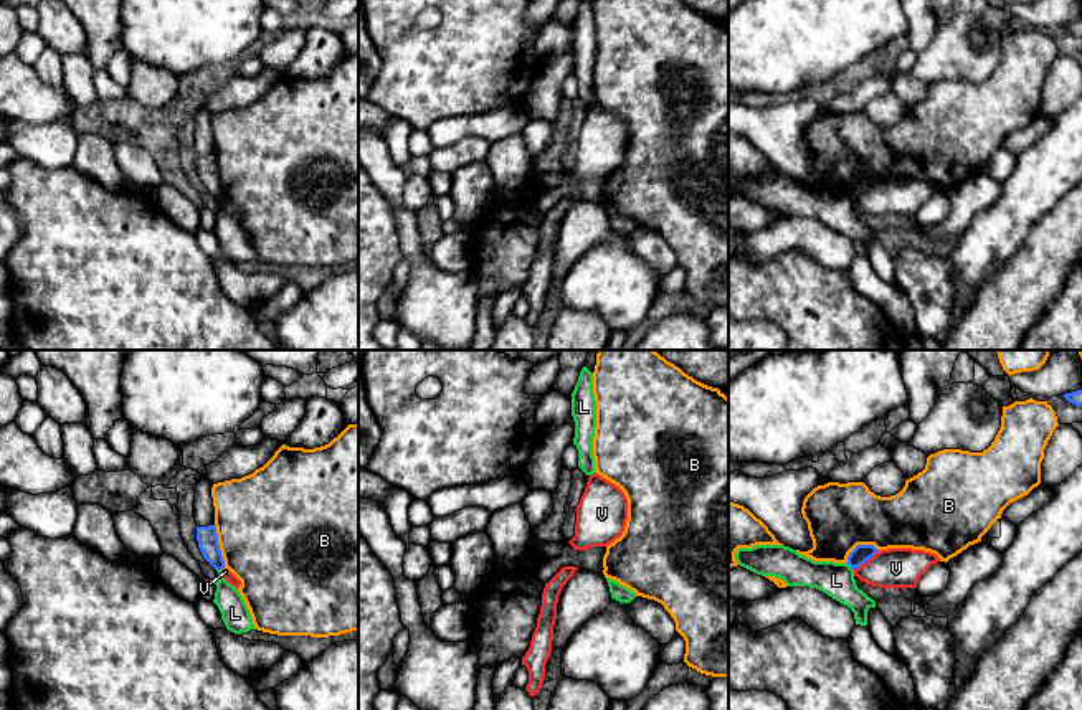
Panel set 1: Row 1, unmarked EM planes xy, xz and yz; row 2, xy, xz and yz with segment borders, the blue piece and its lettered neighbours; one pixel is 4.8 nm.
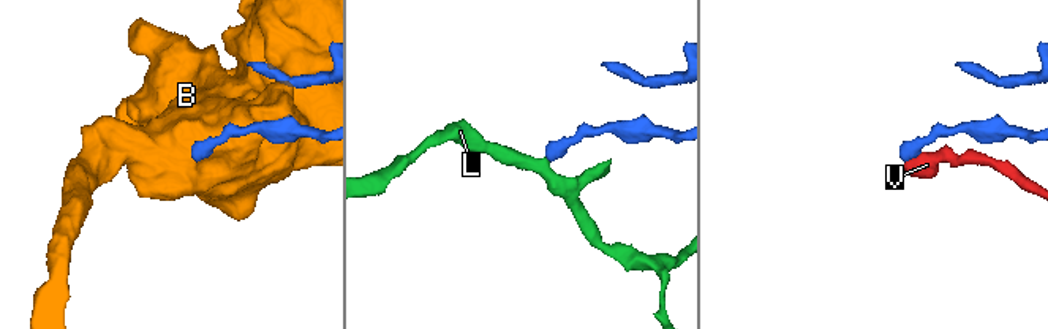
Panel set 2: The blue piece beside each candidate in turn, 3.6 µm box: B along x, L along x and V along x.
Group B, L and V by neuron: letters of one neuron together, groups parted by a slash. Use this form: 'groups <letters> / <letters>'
groups B / L / V

